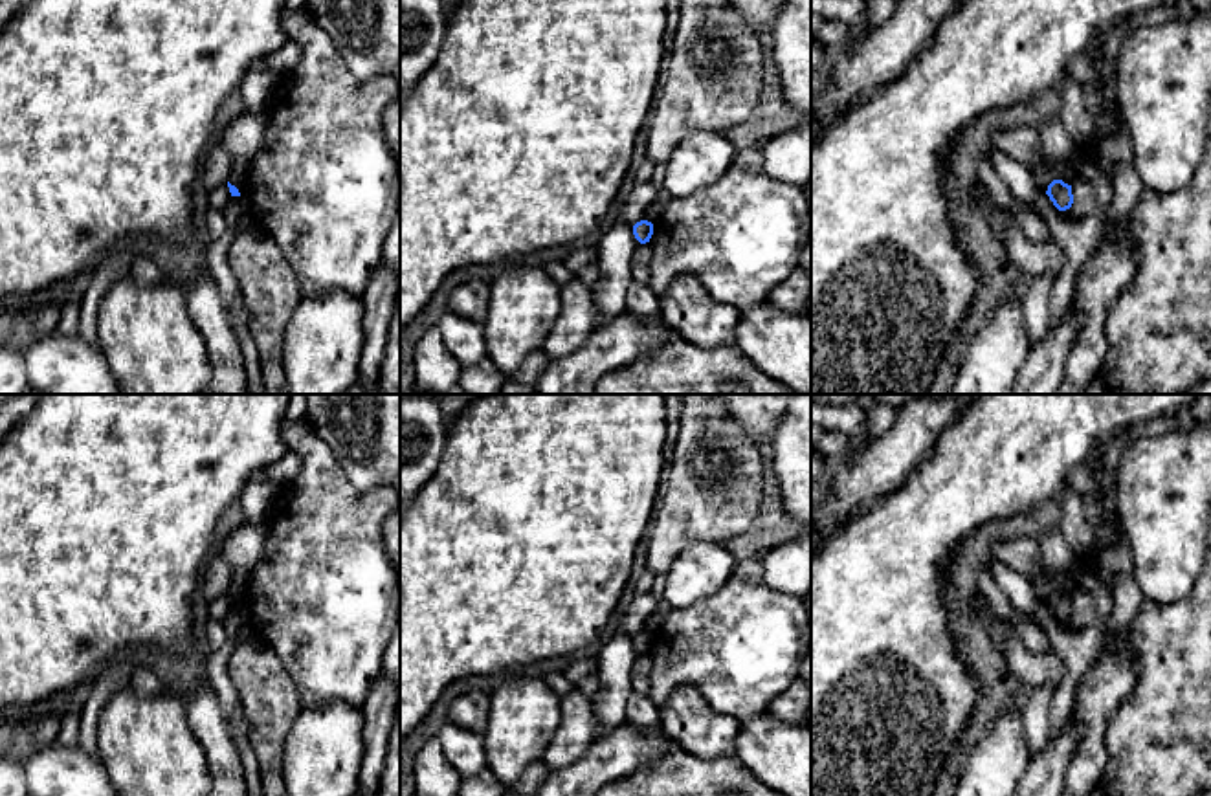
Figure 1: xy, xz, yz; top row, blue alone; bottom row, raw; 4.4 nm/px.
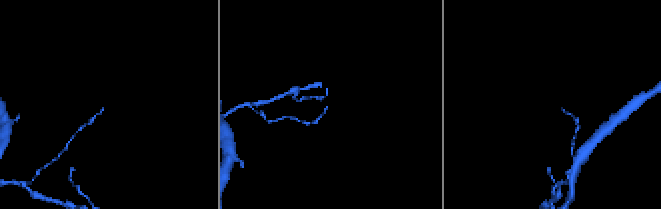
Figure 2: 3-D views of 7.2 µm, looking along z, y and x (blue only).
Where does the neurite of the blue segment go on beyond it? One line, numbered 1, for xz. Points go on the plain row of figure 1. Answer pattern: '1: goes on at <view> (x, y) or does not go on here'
1: does not go on here

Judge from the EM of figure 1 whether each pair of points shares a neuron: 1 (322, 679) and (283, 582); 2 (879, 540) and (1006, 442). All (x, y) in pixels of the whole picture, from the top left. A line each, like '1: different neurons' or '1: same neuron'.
1: same neuron
2: same neuron

